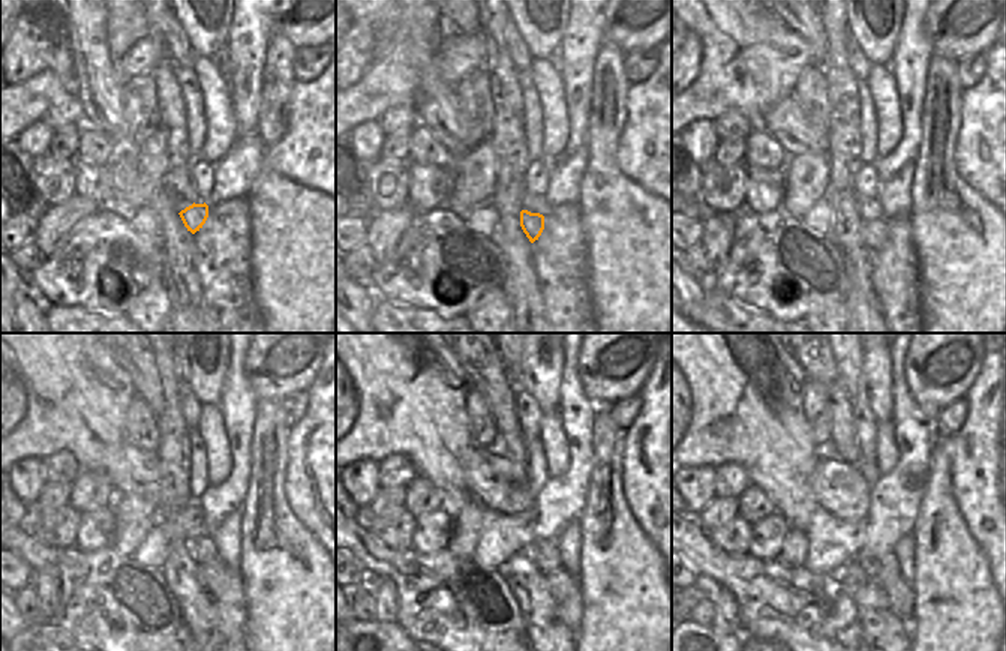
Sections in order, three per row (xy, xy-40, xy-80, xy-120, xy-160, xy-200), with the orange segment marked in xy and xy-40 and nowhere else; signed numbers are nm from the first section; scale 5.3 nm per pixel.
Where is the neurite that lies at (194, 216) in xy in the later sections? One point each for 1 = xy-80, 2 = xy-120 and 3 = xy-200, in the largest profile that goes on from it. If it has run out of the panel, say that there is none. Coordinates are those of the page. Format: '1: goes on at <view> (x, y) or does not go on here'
1: goes on at xy-80 (873, 233)
2: goes on at xy-120 (212, 575)
3: goes on at xy-200 (900, 594)

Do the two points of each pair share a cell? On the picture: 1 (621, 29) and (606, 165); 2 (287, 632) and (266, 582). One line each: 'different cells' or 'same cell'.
1: different cells
2: same cell

